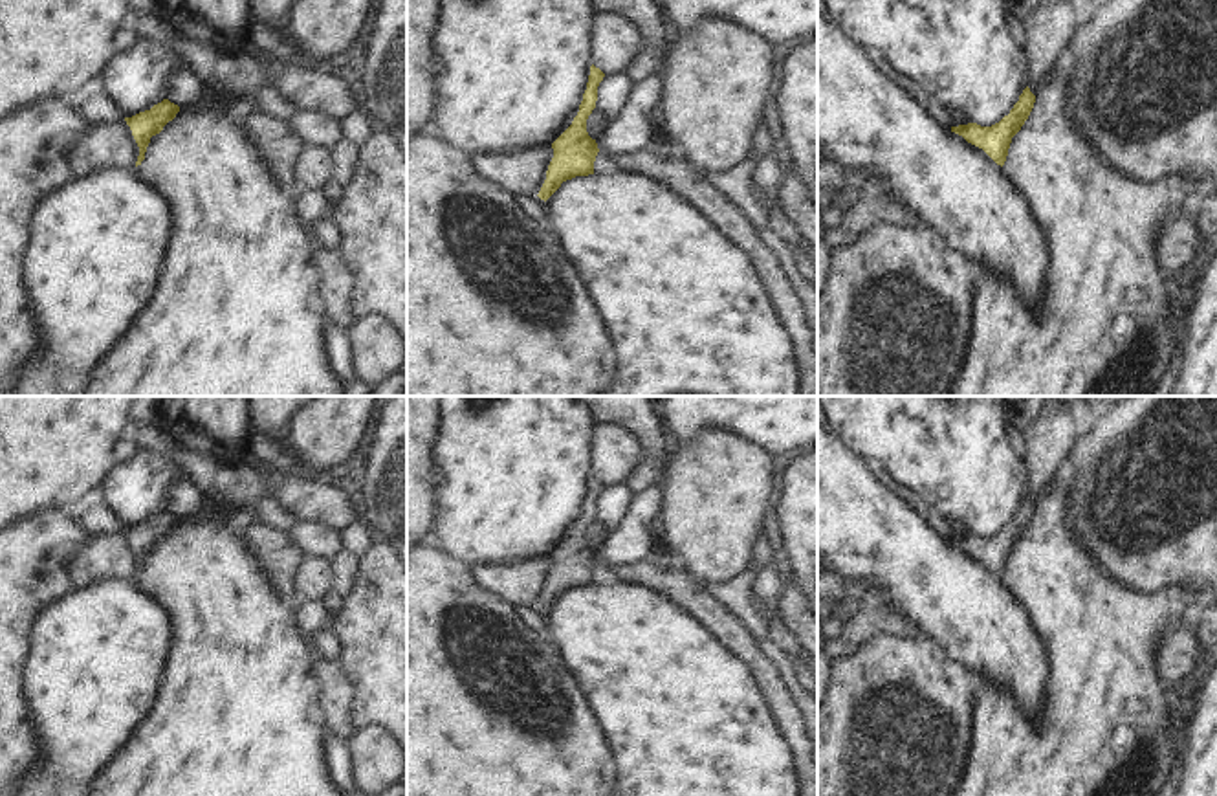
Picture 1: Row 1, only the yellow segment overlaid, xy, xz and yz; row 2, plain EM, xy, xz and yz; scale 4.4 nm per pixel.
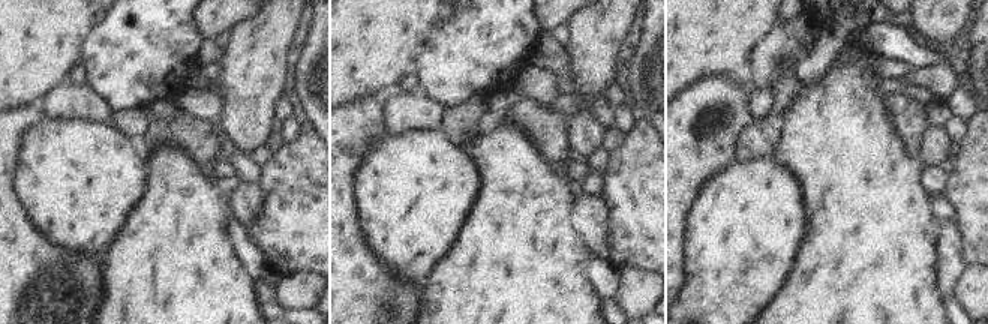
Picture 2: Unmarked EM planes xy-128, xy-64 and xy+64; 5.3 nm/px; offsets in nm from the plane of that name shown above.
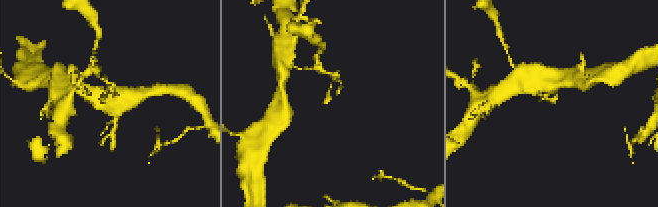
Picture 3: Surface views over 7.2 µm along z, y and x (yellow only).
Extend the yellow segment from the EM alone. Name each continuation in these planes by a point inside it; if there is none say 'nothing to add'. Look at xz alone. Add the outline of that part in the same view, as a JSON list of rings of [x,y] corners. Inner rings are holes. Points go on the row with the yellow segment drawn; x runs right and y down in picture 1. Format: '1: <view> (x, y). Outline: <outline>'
nothing to add.

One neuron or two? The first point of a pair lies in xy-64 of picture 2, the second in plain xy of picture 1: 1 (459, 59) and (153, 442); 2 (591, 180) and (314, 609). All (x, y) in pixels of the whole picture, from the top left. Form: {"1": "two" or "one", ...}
{"1": "two", "2": "two"}

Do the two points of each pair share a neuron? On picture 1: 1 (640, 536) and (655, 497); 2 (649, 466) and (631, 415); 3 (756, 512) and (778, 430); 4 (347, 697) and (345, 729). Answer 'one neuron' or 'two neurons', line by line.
1: one neuron
2: one neuron
3: two neurons
4: one neuron

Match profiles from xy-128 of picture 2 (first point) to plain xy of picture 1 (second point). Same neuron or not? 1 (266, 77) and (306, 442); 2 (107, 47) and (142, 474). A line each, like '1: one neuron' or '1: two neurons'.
1: one neuron
2: one neuron

